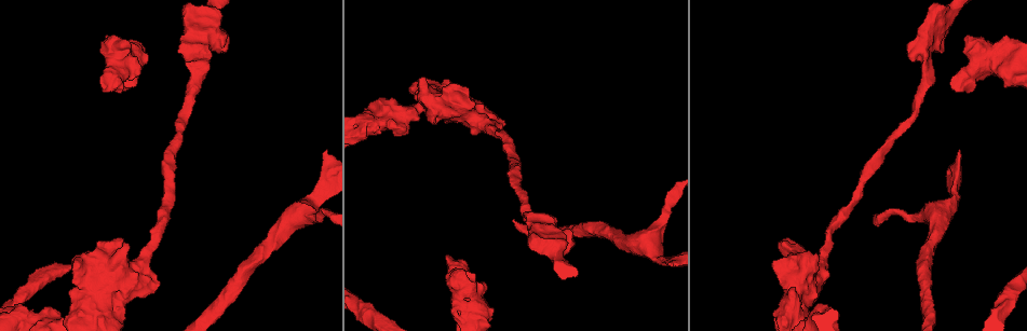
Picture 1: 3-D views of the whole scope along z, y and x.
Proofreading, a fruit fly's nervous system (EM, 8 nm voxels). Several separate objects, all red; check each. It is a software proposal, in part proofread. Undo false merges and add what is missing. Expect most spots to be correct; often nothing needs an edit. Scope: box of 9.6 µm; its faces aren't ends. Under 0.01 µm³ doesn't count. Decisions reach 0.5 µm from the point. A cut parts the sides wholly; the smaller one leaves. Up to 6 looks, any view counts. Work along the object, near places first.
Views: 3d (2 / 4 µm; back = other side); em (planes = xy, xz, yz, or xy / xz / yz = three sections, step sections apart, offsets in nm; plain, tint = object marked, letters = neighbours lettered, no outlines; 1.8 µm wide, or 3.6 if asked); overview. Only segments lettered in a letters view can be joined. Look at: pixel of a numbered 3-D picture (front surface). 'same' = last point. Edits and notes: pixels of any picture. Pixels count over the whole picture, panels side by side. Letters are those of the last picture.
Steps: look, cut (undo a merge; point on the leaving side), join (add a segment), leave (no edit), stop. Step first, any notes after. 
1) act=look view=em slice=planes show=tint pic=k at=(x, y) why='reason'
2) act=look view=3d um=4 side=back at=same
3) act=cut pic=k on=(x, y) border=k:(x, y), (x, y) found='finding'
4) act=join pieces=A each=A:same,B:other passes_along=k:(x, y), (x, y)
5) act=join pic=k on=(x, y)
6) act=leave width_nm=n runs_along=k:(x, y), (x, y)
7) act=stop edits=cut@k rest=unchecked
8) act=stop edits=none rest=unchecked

act=look view=3d um=2 pic=1 at=(117, 36) why='an open end'

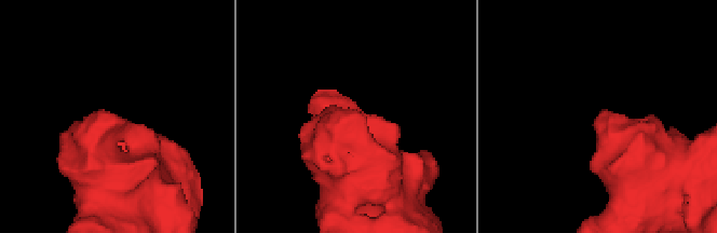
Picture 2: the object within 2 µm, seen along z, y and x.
act=look view=em slice=xy step=8 show=letters pic=2 at=(360, 116)

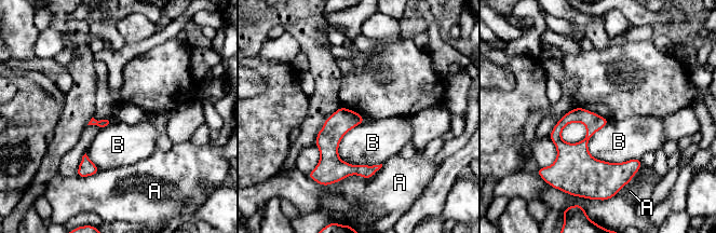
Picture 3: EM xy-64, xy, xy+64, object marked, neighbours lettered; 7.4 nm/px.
act=leave each=A:other,B:other found='no lettered segment goes on from it'

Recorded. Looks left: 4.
act=look view=em slice=xz step=16 show=letters pic=1 at=(179, 50) why='an open end'

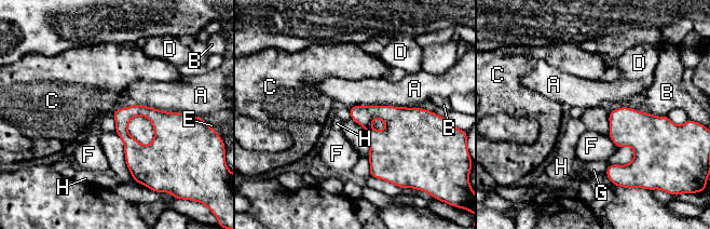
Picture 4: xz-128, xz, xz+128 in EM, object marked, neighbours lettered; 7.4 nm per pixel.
act=leave each=A:other,B:other,C:other,D:other,E:other,F:other,G:other,H:other border=4:(415, 106), (353, 105), (350, 107) found='no lettered segment goes on from it'

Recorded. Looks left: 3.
act=look view=3d um=4 pic=1 at=(1018, 78) why='calibre changes'

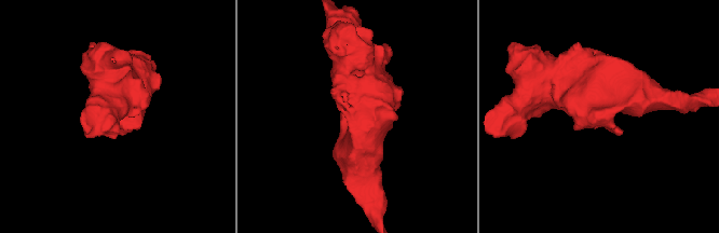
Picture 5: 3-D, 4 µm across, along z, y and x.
act=look view=em slice=planes show=letters pic=5 at=(597, 114)

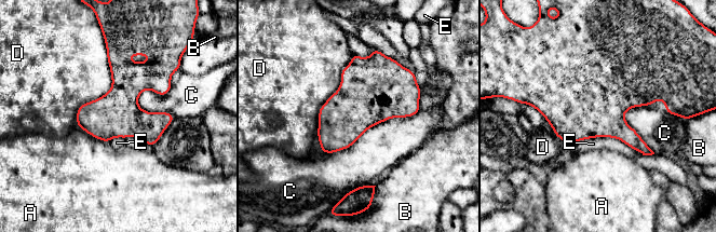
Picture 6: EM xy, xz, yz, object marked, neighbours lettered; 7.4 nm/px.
act=leave width_nm=340 longest_contact=C:800nm each=A:other,B:other,C:other,D:other,E:other found='continuous, no second cell'

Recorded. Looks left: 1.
act=stop edits=none rest=unchecked

